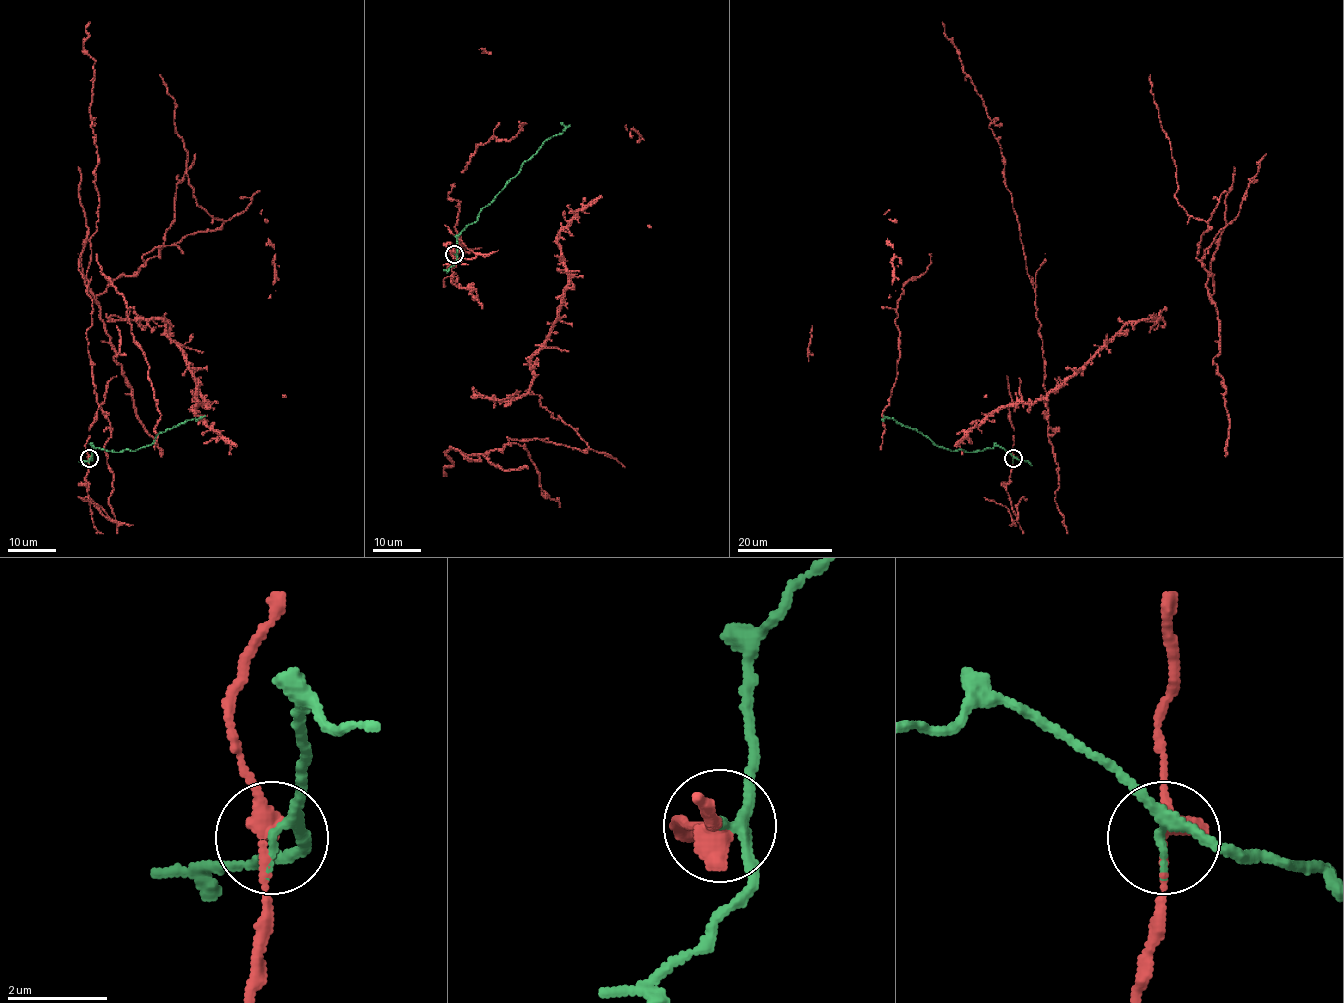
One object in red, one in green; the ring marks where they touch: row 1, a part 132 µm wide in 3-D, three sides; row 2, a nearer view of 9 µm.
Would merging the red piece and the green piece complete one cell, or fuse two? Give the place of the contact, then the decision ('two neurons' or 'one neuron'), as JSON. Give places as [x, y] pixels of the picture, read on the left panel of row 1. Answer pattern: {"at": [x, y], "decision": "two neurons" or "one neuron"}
{"at": [89, 458], "decision": "two neurons"}

